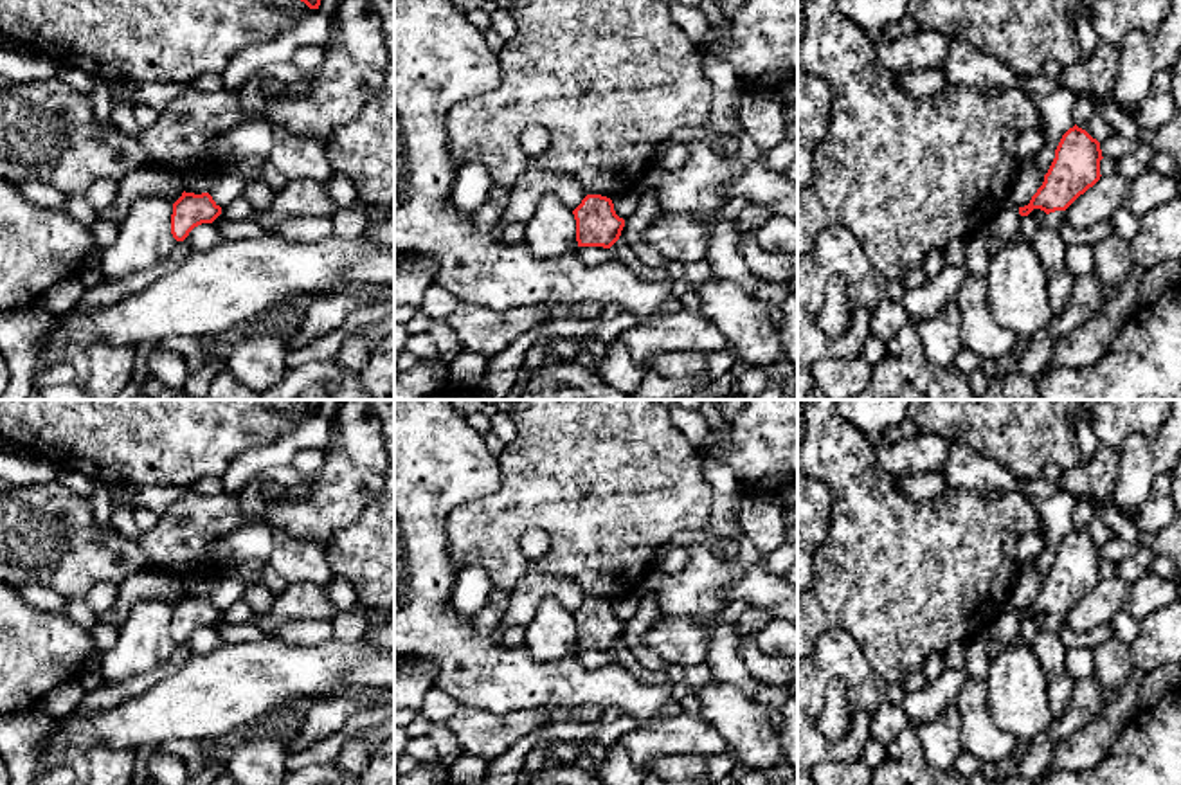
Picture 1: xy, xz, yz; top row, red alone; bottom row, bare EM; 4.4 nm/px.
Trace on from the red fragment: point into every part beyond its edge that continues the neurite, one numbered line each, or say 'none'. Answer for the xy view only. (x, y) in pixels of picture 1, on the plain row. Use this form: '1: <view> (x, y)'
none

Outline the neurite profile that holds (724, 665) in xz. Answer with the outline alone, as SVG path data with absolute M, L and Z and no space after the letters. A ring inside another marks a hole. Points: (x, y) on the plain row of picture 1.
M720 625L709 637L706 664L709 675L731 690L740 690L747 699L754 699L760 681L756 681L742 659L736 655L733 625Z

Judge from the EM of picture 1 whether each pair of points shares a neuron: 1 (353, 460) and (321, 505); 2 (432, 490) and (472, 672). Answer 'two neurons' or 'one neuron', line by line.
1: one neuron
2: one neuron

